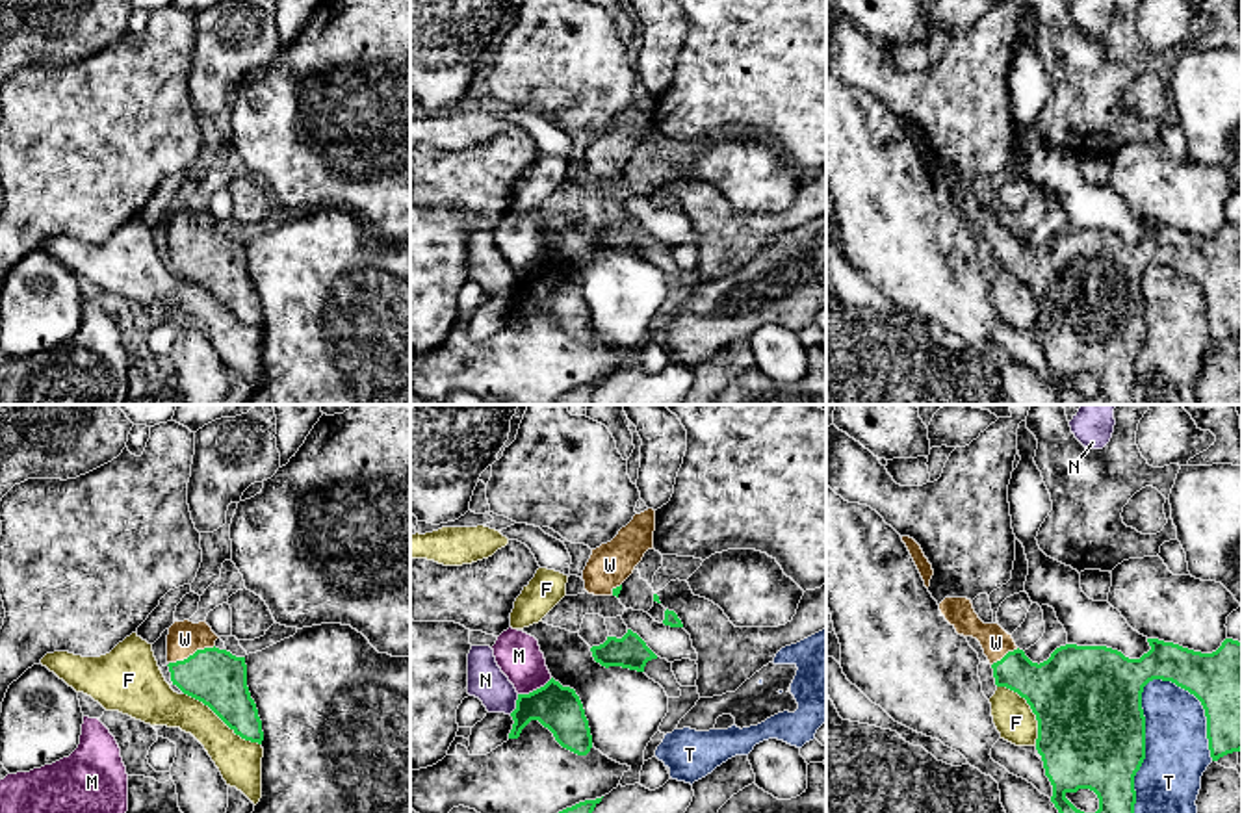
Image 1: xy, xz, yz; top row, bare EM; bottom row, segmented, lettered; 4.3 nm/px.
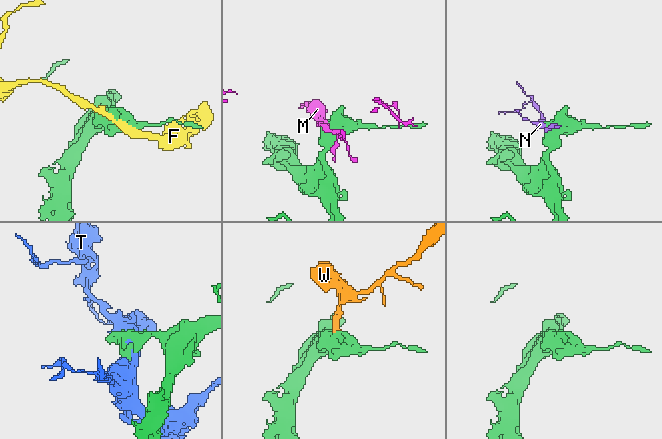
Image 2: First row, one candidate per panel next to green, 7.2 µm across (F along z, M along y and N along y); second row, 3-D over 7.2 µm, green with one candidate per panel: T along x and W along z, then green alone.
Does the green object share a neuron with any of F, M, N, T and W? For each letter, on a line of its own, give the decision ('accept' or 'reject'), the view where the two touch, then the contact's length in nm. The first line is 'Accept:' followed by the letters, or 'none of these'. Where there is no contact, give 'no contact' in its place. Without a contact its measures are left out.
Accept: W
F: reject; contact in xy; length 400 nm
M: reject; contact in xz; length 170 nm
N: reject; contact in xz; length 100 nm
T: reject; contact in yz; length 650 nm
W: accept; contact in xy; length 220 nm

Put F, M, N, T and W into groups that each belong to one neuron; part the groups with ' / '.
F / M / N / T / W

